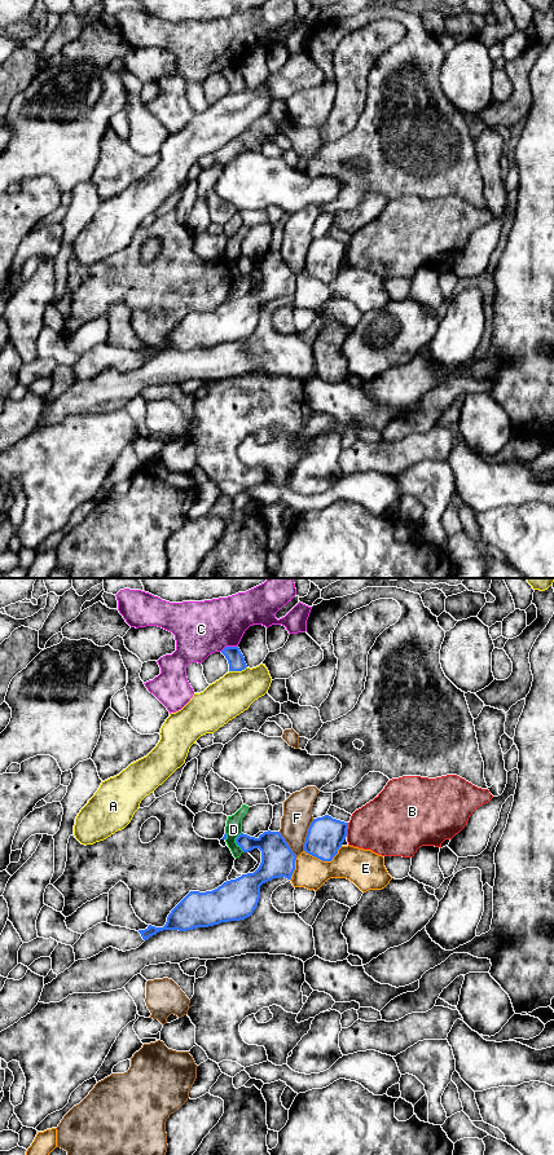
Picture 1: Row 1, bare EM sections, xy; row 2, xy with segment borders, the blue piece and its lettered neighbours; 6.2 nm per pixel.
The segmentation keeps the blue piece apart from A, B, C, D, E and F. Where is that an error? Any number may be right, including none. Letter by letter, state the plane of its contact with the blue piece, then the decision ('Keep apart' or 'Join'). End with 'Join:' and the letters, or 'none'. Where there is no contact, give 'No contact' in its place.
A: Touches blue in xy. Keep apart
B: Touches blue in xy. Keep apart
C: Touches blue in xy. Keep apart
D: Touches blue in xy. Keep apart
E: Touches blue in xy. Keep apart
F: Touches blue in xy. Keep apart
Join: none

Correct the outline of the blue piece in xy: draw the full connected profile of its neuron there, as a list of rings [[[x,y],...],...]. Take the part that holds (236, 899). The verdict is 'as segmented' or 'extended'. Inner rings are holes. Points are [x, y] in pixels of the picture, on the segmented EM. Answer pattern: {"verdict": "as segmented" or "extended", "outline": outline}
{"verdict": "as segmented", "outline": [[[268,830],[258,838],[241,833],[236,843],[243,852],[254,848],[261,851],[259,868],[254,873],[227,881],[212,891],[190,891],[171,911],[163,927],[149,925],[145,930],[138,930],[144,940],[163,930],[186,931],[245,920],[256,909],[263,883],[280,877],[291,880],[296,855],[280,832]]]}

